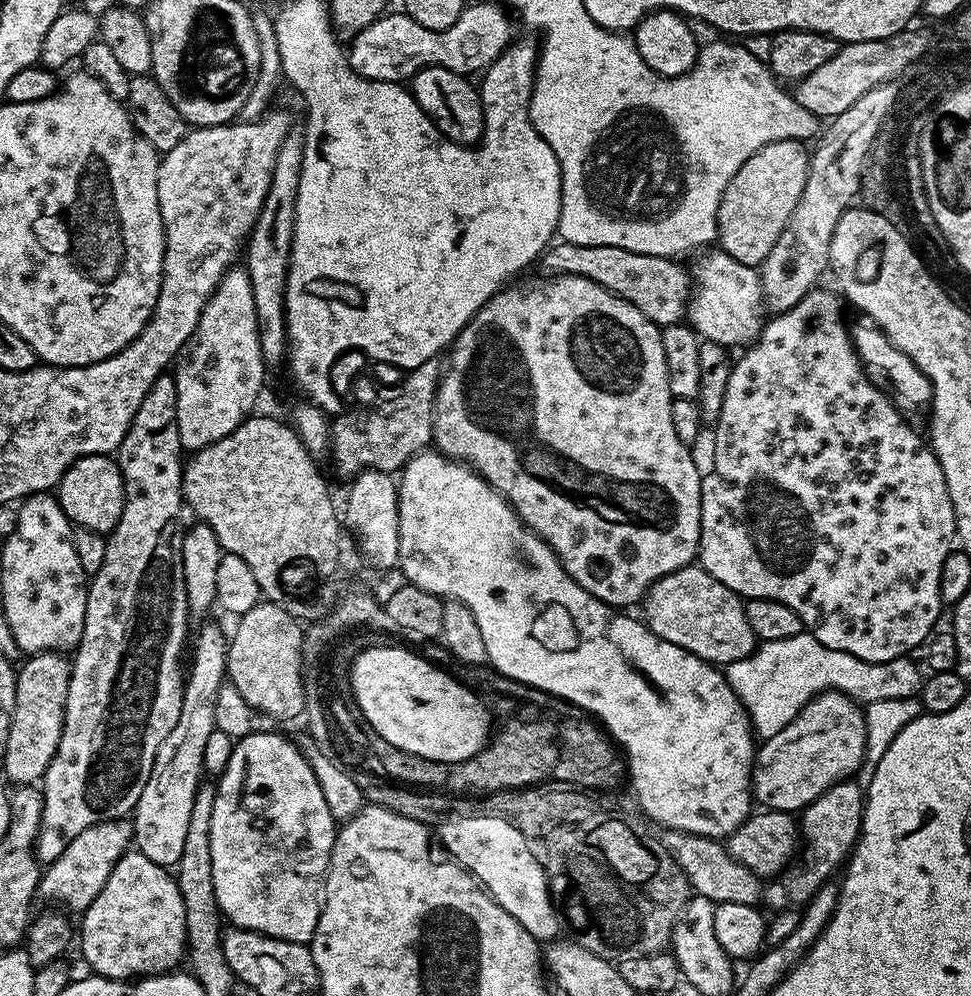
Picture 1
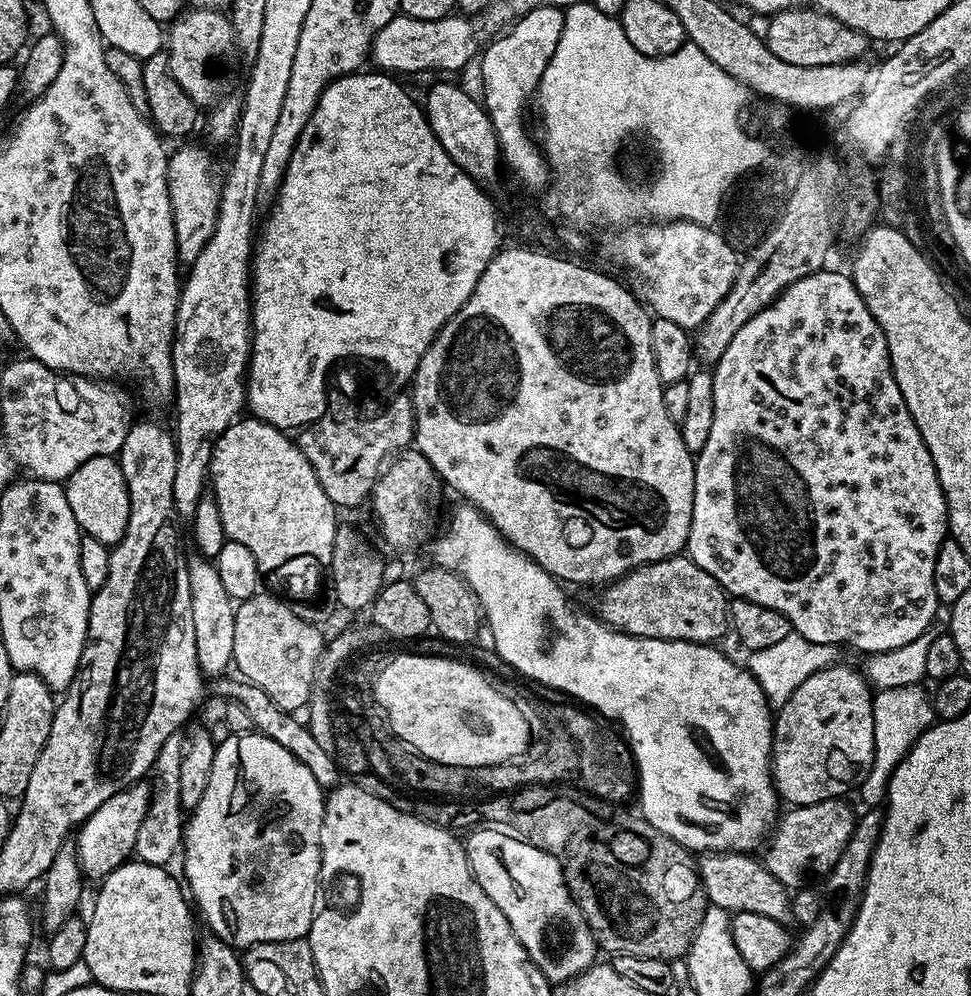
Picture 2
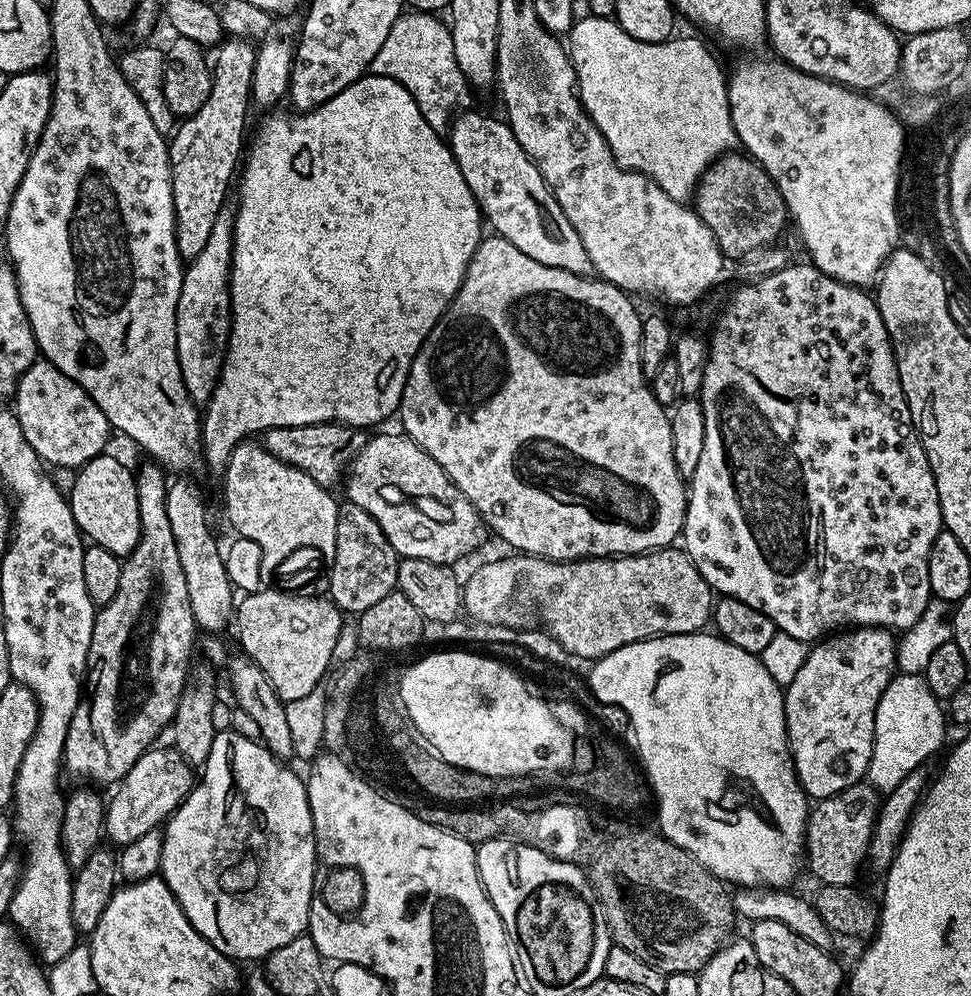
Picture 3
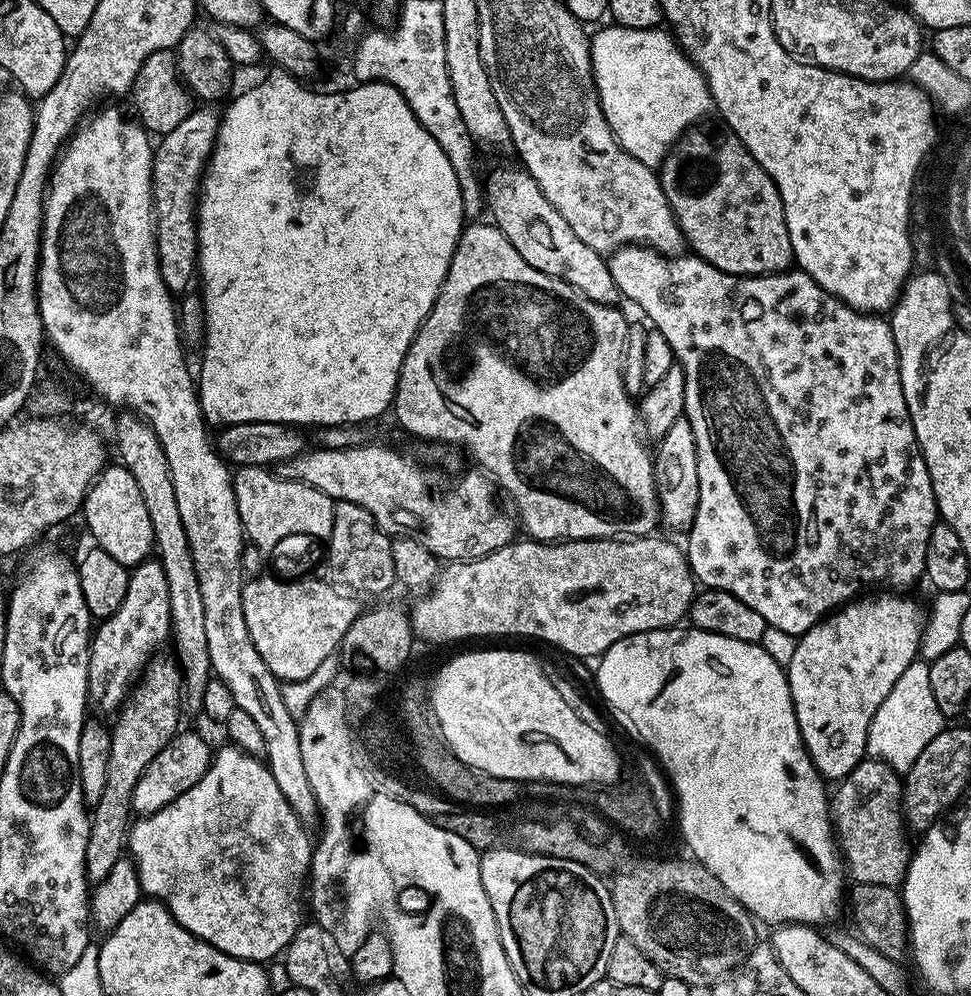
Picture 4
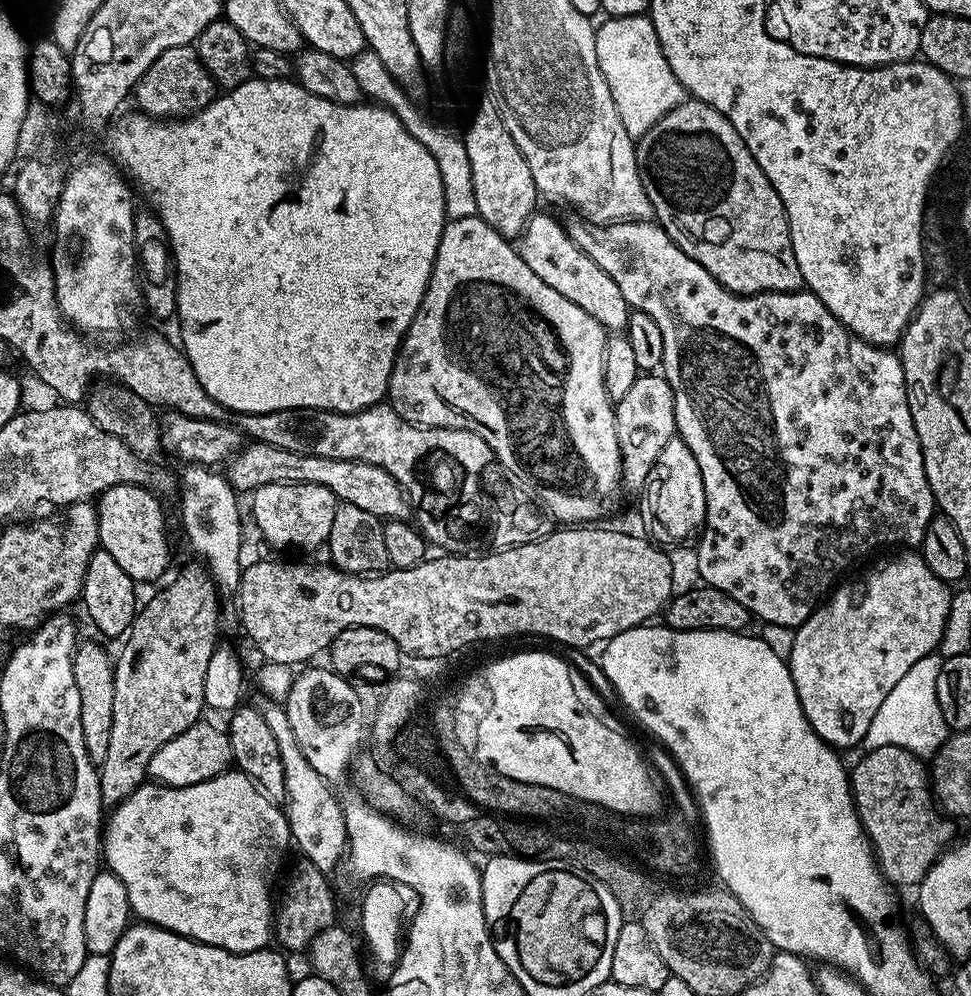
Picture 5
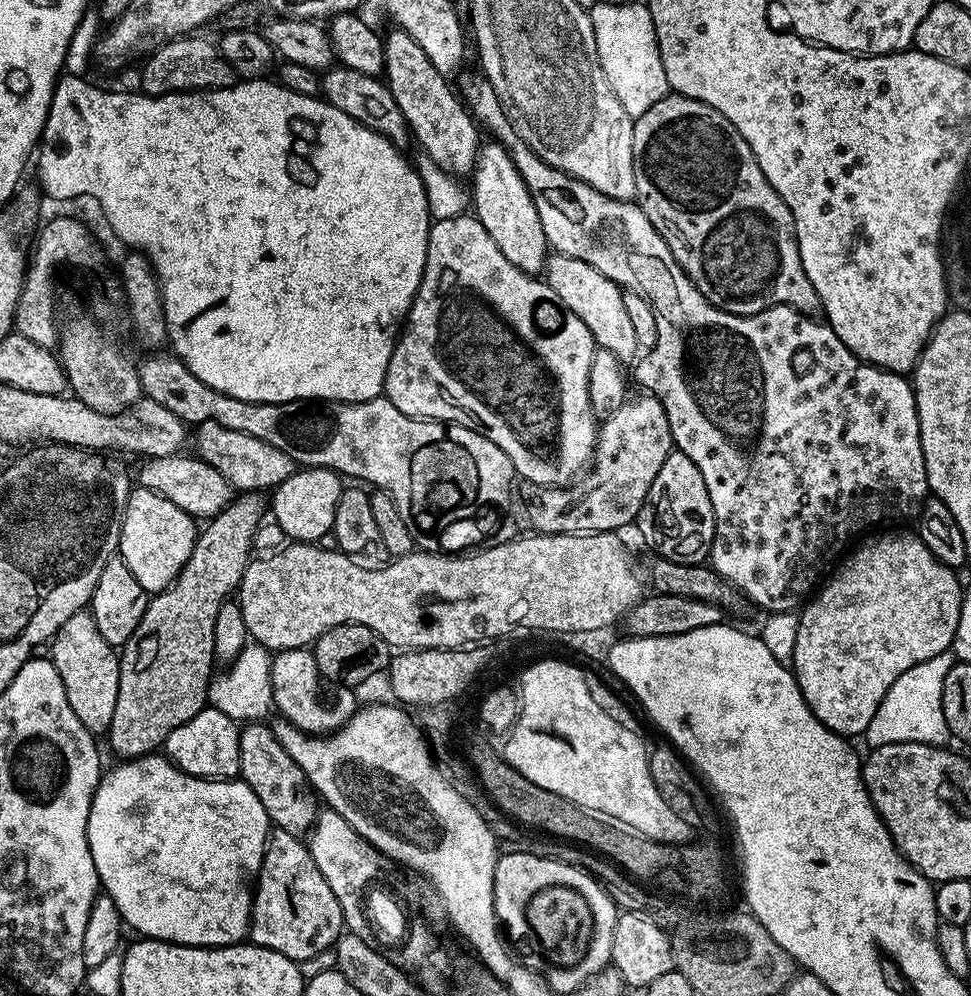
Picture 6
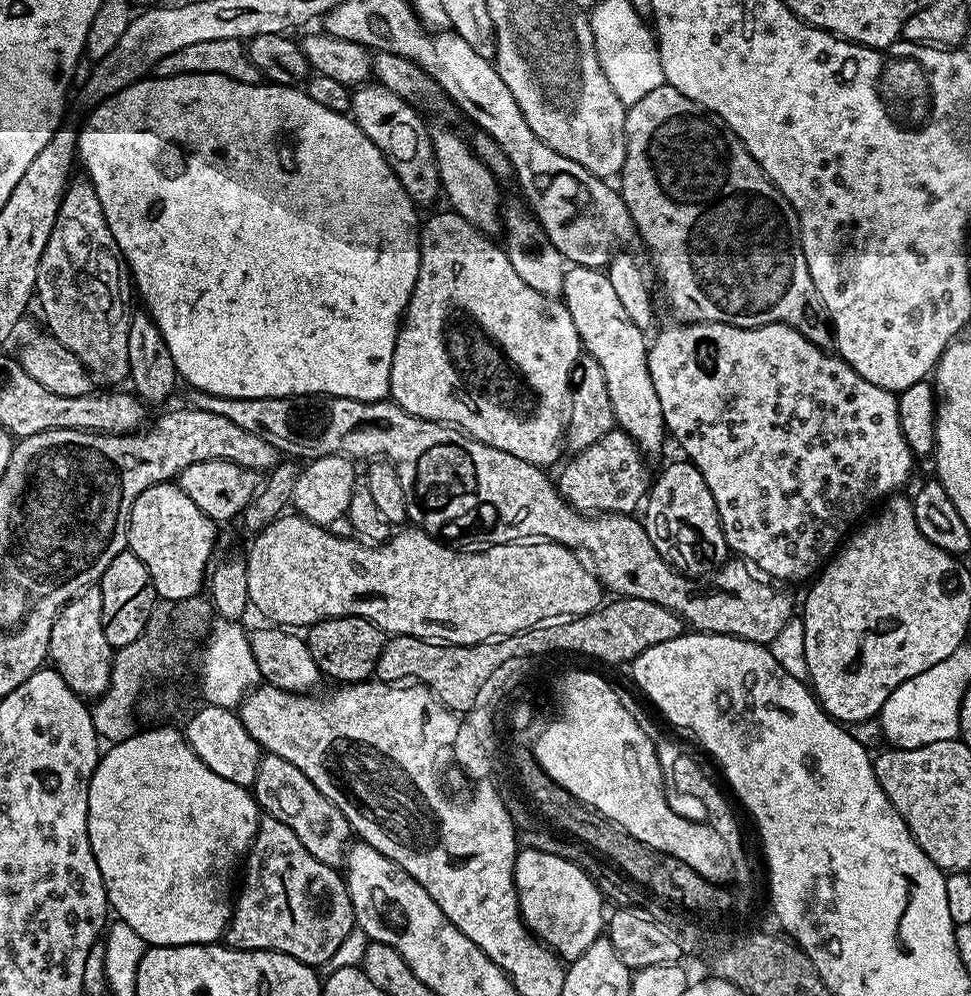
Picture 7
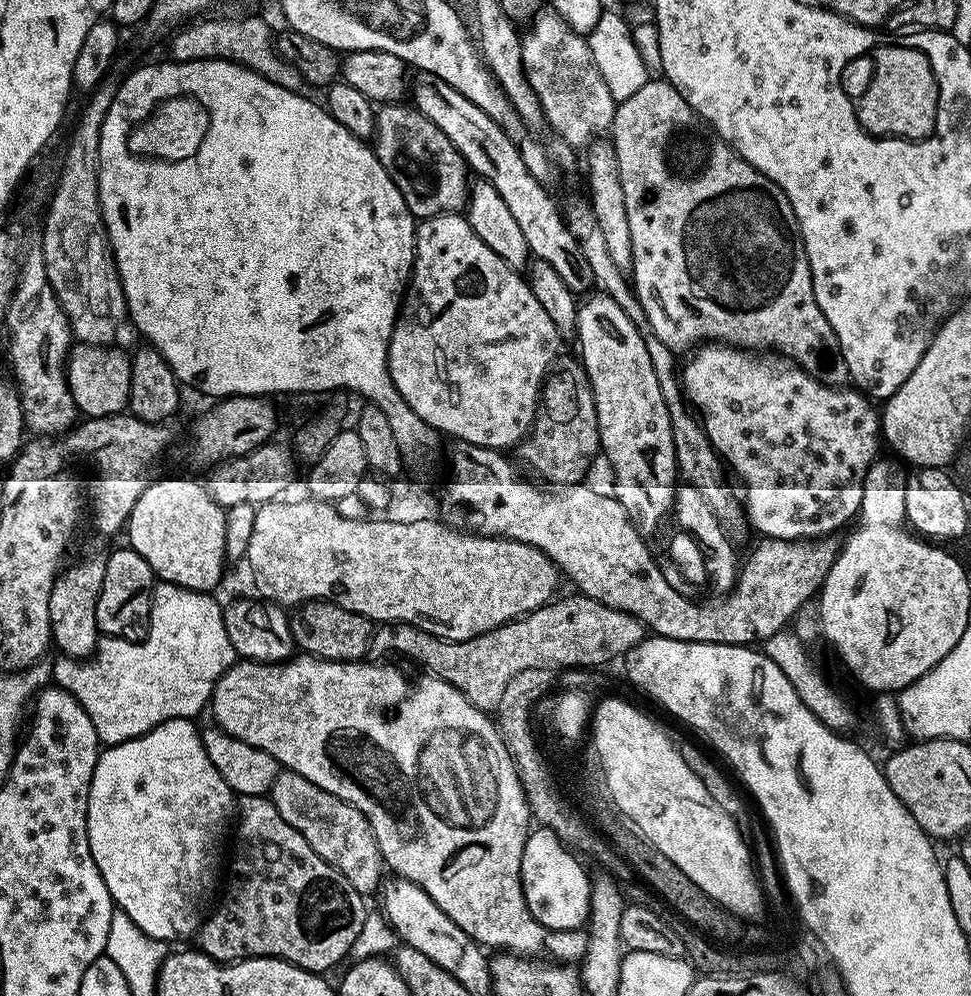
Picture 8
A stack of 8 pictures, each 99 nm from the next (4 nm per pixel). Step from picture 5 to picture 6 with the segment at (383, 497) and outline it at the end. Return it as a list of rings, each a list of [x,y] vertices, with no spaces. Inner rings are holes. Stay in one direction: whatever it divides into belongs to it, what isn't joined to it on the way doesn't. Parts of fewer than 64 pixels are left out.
[[[209,420],[195,429],[194,444],[195,440],[195,455],[214,466],[218,474],[222,474],[222,478],[229,480],[233,489],[241,493],[274,490],[298,468],[290,454],[282,454],[278,446],[270,446],[270,442],[262,442],[262,438],[250,438],[250,434],[238,434],[238,430],[226,430]]]

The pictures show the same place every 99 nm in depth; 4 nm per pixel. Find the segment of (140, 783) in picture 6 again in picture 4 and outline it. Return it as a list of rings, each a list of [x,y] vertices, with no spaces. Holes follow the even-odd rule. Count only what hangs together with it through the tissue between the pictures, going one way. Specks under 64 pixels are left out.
[[[227,747],[215,749],[211,766],[208,767],[206,774],[197,784],[190,786],[190,790],[186,790],[178,798],[174,798],[174,802],[170,802],[162,810],[149,816],[140,816],[131,825],[127,851],[130,853],[130,859],[136,864],[141,893],[145,897],[159,900],[168,909],[168,913],[189,934],[197,936],[200,940],[205,940],[207,944],[214,946],[217,952],[225,952],[239,960],[272,962],[287,948],[302,923],[300,903],[303,900],[305,903],[306,900],[306,881],[309,879],[312,867],[314,844],[311,839],[308,841],[309,829],[300,821],[298,814],[294,814],[294,810],[290,810],[290,802],[286,802],[282,790],[278,790],[278,782],[274,782],[274,774],[270,774],[267,763],[263,759],[247,756],[240,748]]]

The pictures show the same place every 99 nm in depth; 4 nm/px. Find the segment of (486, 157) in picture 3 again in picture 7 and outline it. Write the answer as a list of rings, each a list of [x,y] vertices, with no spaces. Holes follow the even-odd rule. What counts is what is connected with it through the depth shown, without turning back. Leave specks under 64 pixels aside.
[[[569,267],[564,283],[562,302],[570,310],[570,318],[574,318],[574,330],[578,330],[583,351],[593,356],[602,366],[602,378],[606,378],[606,390],[610,393],[610,406],[614,410],[614,418],[619,431],[625,432],[640,448],[641,453],[660,452],[666,441],[666,429],[662,418],[662,402],[658,402],[658,393],[654,390],[654,382],[650,378],[648,369],[649,341],[644,341],[645,329],[634,326],[622,310],[622,301],[618,299],[616,291],[610,286],[607,271],[599,268]]]

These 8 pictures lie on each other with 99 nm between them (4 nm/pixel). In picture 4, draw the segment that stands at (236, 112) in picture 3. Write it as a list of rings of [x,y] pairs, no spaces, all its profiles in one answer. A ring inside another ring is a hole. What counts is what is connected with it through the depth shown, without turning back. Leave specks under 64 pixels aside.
[[[193,107],[191,114],[182,122],[178,122],[174,130],[159,137],[152,154],[152,223],[156,225],[158,266],[162,282],[166,282],[168,291],[173,294],[187,293],[188,283],[191,280],[193,283],[198,272],[198,193],[200,181],[204,178],[204,170],[212,158],[222,119],[221,113],[216,113],[212,108],[215,107]]]

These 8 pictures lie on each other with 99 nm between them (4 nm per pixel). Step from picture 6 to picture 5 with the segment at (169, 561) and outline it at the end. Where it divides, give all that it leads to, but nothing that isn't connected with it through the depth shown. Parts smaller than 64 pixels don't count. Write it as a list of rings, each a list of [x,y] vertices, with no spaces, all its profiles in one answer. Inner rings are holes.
[[[138,484],[114,485],[105,492],[101,492],[98,497],[98,511],[100,513],[100,548],[110,554],[110,558],[114,558],[114,562],[118,562],[118,566],[122,566],[122,570],[126,570],[126,574],[130,574],[130,578],[137,582],[143,580],[156,580],[168,568],[168,536],[164,533],[164,512],[160,509],[160,504],[151,496],[147,487]]]

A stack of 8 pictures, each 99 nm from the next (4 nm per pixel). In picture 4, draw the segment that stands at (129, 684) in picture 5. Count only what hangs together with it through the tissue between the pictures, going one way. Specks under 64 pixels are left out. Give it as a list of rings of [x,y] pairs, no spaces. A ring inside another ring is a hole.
[[[175,659],[148,661],[138,683],[124,698],[118,709],[120,717],[111,727],[110,767],[106,769],[106,790],[91,809],[90,838],[86,842],[86,874],[89,885],[95,886],[110,874],[114,862],[125,855],[128,847],[130,821],[133,819],[132,799],[138,778],[154,762],[154,758],[181,731],[182,673]]]

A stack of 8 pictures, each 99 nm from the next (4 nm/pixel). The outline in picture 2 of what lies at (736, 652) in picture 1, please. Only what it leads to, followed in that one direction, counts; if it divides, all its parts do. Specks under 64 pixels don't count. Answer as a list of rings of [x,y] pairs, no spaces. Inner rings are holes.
[[[687,555],[671,556],[653,564],[643,564],[627,572],[619,580],[613,580],[603,589],[600,596],[598,615],[605,624],[615,628],[617,632],[625,632],[631,636],[642,638],[658,638],[659,640],[689,640],[695,644],[715,645],[730,628],[730,597],[724,587],[718,583],[702,566],[698,566]]]

